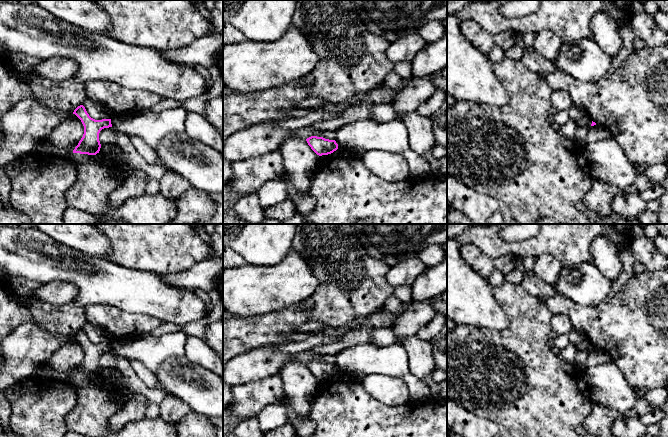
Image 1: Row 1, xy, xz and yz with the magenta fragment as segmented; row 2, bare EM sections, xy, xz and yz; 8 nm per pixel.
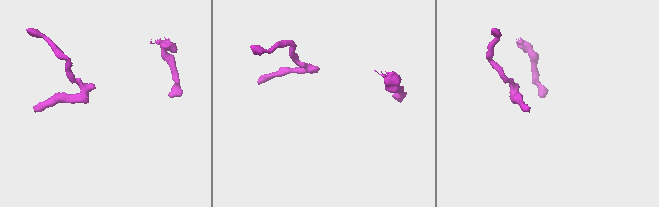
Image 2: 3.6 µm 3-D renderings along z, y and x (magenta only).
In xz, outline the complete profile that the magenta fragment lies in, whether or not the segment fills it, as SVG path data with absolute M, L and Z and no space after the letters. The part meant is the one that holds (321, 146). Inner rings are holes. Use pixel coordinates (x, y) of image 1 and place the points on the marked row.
M311 136L306 141L311 149L319 156L331 154L338 149L338 144L335 140Z

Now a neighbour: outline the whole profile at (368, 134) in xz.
M369 117L350 122L336 131L336 143L349 150L361 148L399 154L407 160L411 178L414 179L432 174L430 164L411 149L408 130L400 119L380 123Z

